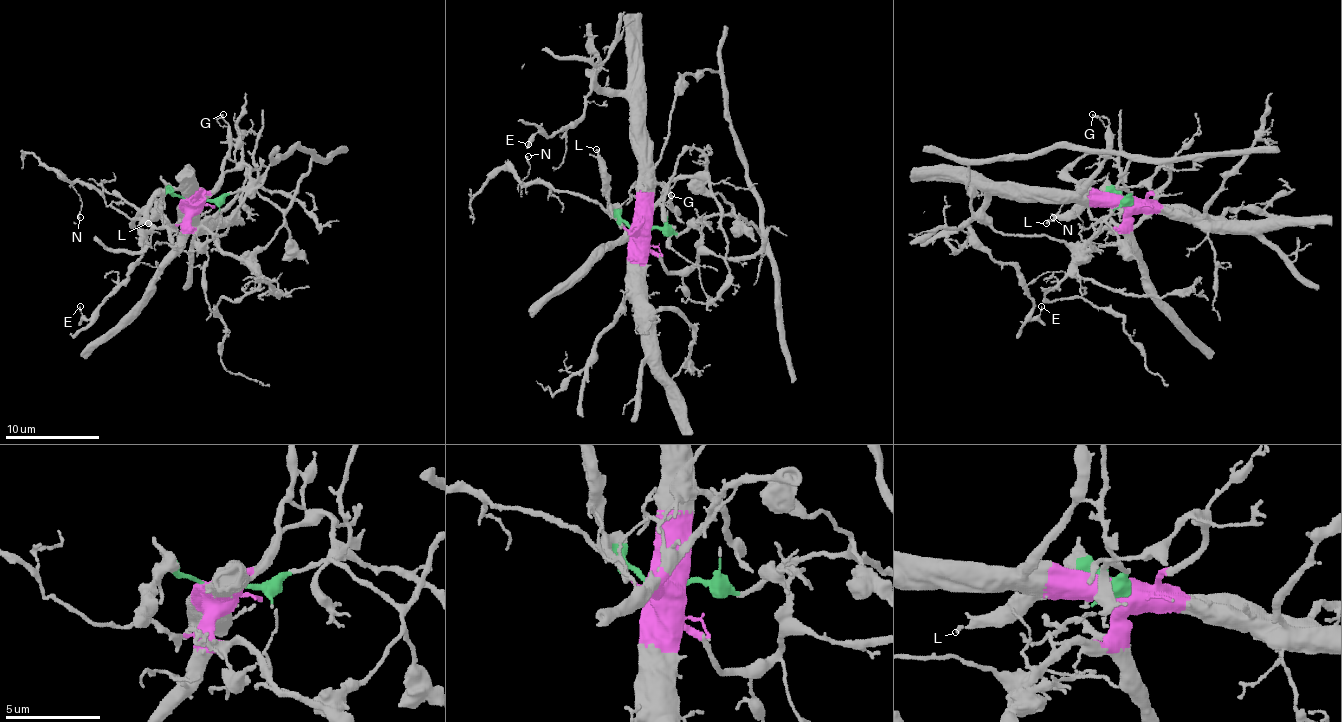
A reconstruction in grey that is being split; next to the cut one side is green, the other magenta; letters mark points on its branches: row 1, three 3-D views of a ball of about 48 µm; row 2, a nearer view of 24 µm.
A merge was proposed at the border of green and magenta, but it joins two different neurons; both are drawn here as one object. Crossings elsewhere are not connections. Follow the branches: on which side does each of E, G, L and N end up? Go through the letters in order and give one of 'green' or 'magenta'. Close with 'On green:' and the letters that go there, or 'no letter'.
E: magenta
G: magenta
L: green
N: magenta
On green: L

